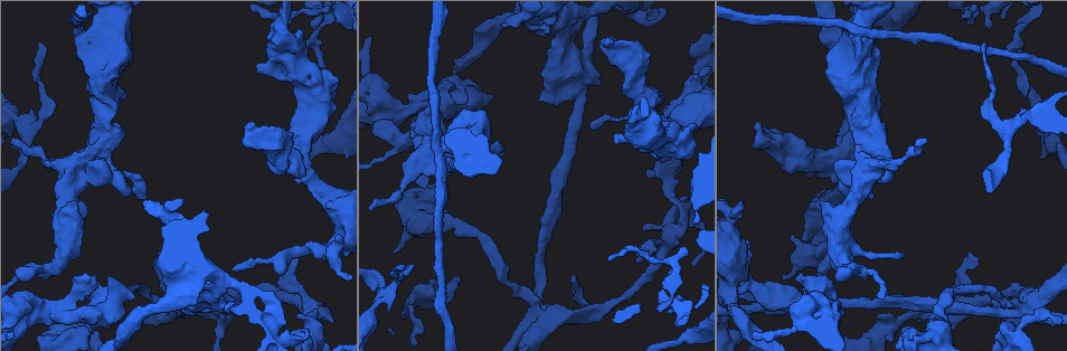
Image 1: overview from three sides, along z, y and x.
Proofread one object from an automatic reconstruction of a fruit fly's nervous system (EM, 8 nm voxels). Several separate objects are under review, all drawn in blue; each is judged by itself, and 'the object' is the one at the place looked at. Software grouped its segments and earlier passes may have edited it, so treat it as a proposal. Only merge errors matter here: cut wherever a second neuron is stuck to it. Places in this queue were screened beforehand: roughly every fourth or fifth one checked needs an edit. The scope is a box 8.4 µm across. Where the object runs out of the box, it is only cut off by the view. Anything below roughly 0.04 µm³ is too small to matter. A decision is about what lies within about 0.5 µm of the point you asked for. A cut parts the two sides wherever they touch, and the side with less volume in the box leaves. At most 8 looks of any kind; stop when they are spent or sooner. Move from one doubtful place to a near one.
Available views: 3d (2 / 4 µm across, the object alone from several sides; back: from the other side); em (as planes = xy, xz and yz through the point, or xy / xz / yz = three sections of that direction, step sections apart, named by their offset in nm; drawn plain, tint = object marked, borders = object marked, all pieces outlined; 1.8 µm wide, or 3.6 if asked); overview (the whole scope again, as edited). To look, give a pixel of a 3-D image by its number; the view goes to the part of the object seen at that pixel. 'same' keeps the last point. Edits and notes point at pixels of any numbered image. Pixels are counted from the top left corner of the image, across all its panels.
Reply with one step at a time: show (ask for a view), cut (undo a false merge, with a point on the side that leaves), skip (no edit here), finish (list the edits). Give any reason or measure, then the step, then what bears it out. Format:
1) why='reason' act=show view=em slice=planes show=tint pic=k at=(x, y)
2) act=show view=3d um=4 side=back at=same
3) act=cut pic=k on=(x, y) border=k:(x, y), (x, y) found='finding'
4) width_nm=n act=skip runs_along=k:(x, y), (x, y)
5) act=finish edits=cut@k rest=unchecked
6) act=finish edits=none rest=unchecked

why='three arms meet' act=show view=3d um=4 side=back pic=1 at=(869, 115)

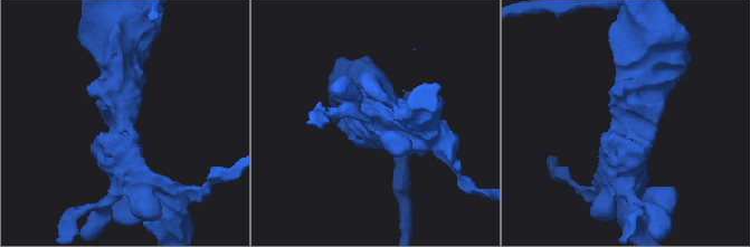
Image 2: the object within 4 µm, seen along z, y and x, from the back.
why='shape alone is not enough' act=show view=em slice=planes show=borders pic=2 at=(123, 117)

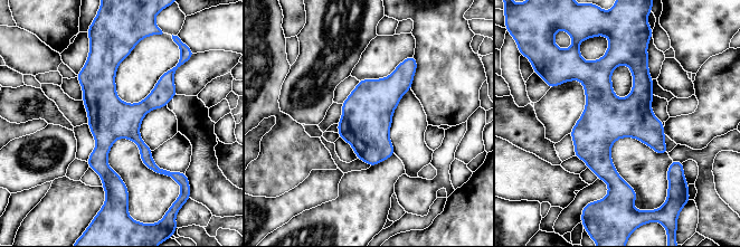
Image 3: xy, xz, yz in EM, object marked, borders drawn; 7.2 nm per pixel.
width_nm=300 act=skip runs_along=3:(113, 55), (102, 168), (124, 189) found='continuous, no second neuron'

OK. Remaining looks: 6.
why='abrupt turn' act=show view=em slice=planes show=tint pic=1 at=(560, 54)

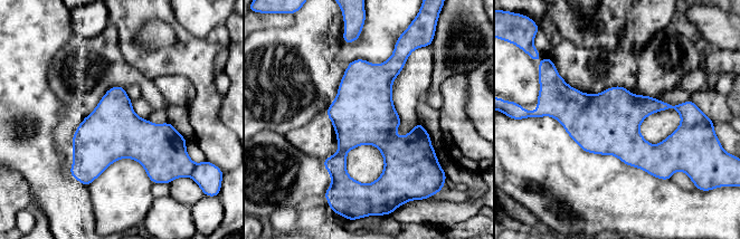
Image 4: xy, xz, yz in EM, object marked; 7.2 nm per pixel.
act=skip found='continuous, no second neuron'

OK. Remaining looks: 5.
why='three arms meet' act=show view=3d um=2 pic=1 at=(955, 317)

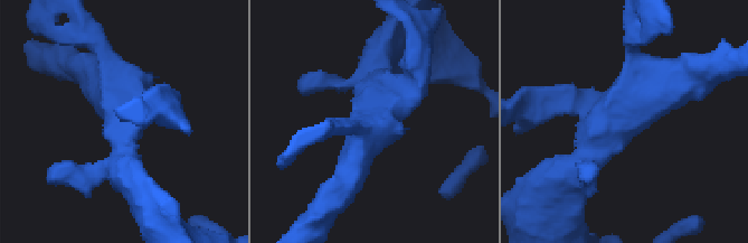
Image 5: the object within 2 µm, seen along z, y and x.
why='now the EM' act=show view=em um=3.6 slice=yz step=8 show=tint pic=5 at=(381, 112)

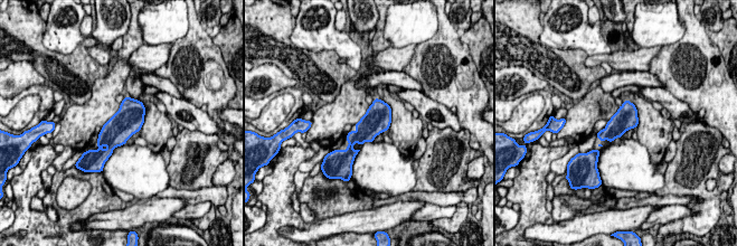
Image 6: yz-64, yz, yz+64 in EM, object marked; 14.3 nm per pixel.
act=show view=em um=3.6 slice=planes show=tint at=same

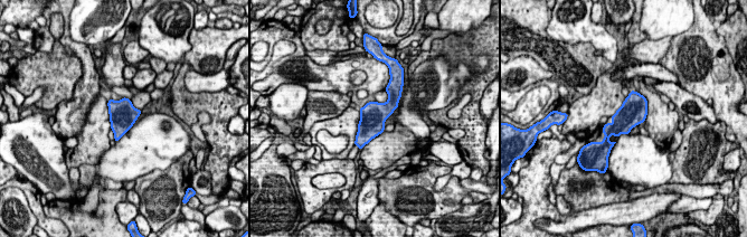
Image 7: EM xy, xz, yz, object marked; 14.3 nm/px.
act=skip found='all the same neuron'

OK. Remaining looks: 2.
act=finish edits=none rest=unchecked

